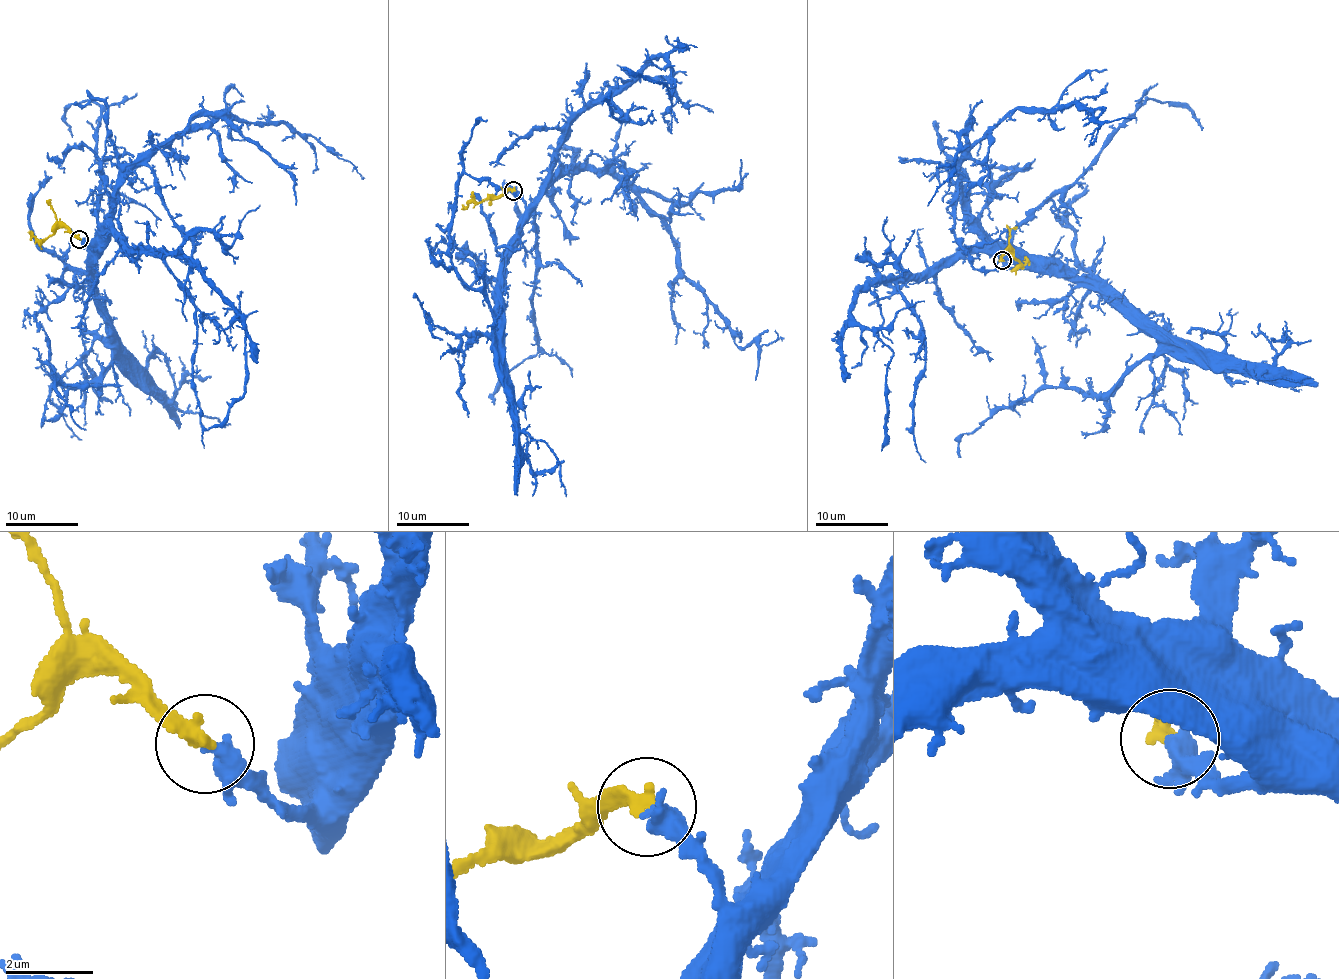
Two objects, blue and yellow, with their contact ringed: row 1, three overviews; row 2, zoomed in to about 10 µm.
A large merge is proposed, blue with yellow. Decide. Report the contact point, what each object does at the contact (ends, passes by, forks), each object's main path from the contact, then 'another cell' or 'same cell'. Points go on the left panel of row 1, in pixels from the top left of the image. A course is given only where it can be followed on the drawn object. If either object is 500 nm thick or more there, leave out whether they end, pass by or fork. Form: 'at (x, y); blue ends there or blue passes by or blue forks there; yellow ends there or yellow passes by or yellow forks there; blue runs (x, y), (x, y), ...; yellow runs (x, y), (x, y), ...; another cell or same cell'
at (79, 239); blue passes by; yellow ends there; blue runs (80, 239), (101, 255), (90, 271), (113, 354), (77, 387), (51, 367), (55, 390), (86, 430); yellow runs (80, 239), (65, 228), (58, 228), (41, 240), (27, 232); same cell

